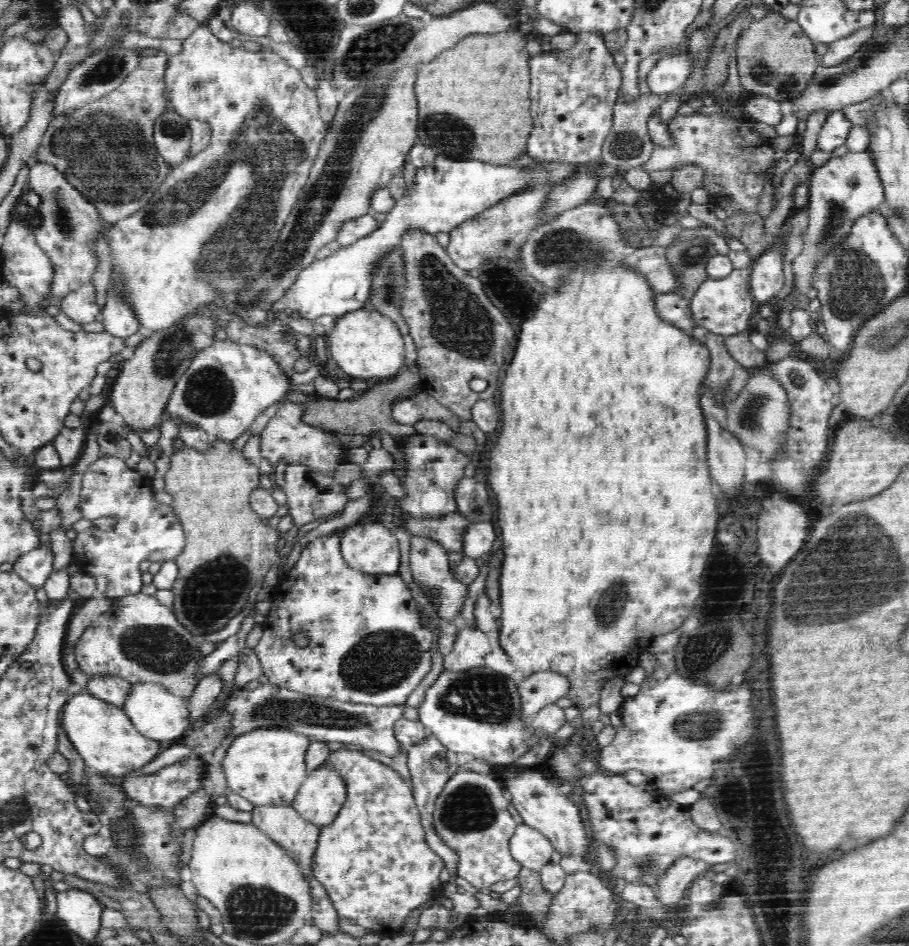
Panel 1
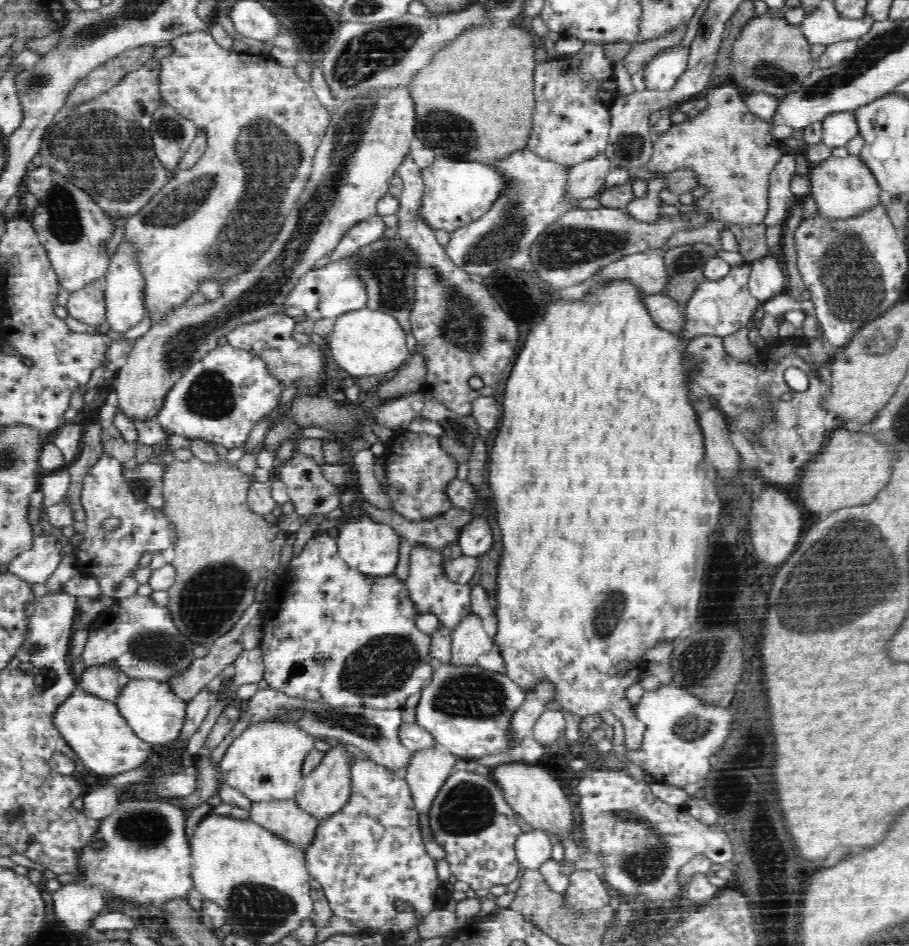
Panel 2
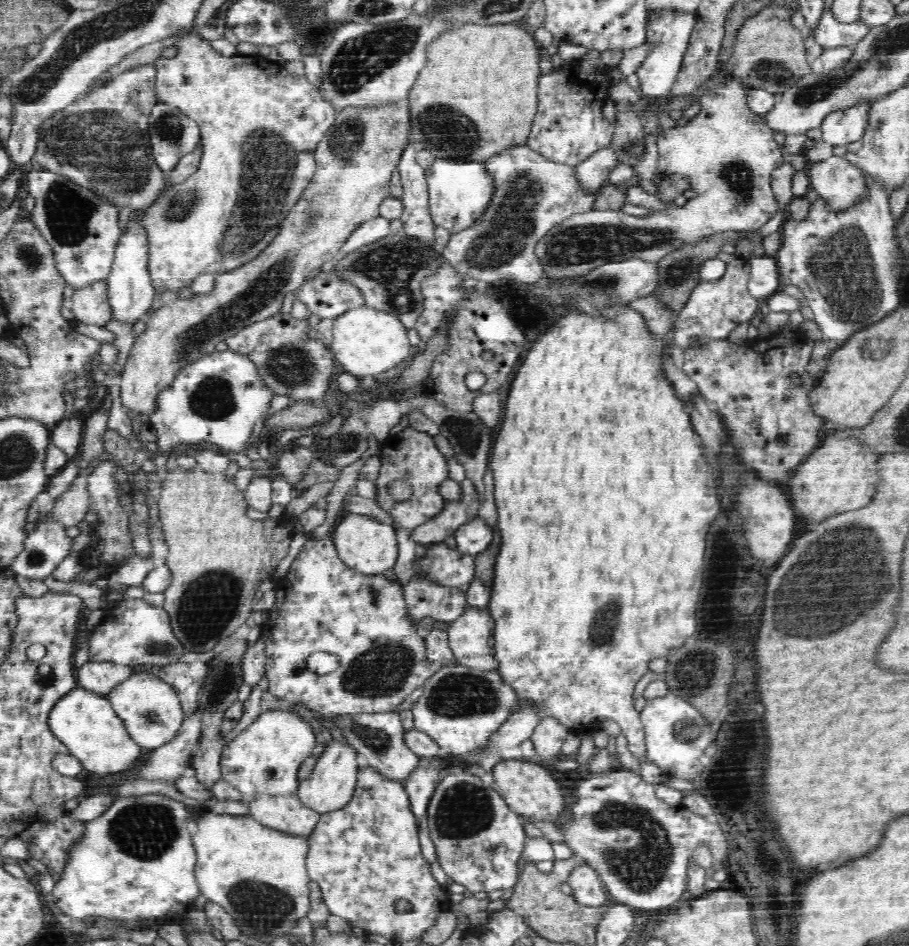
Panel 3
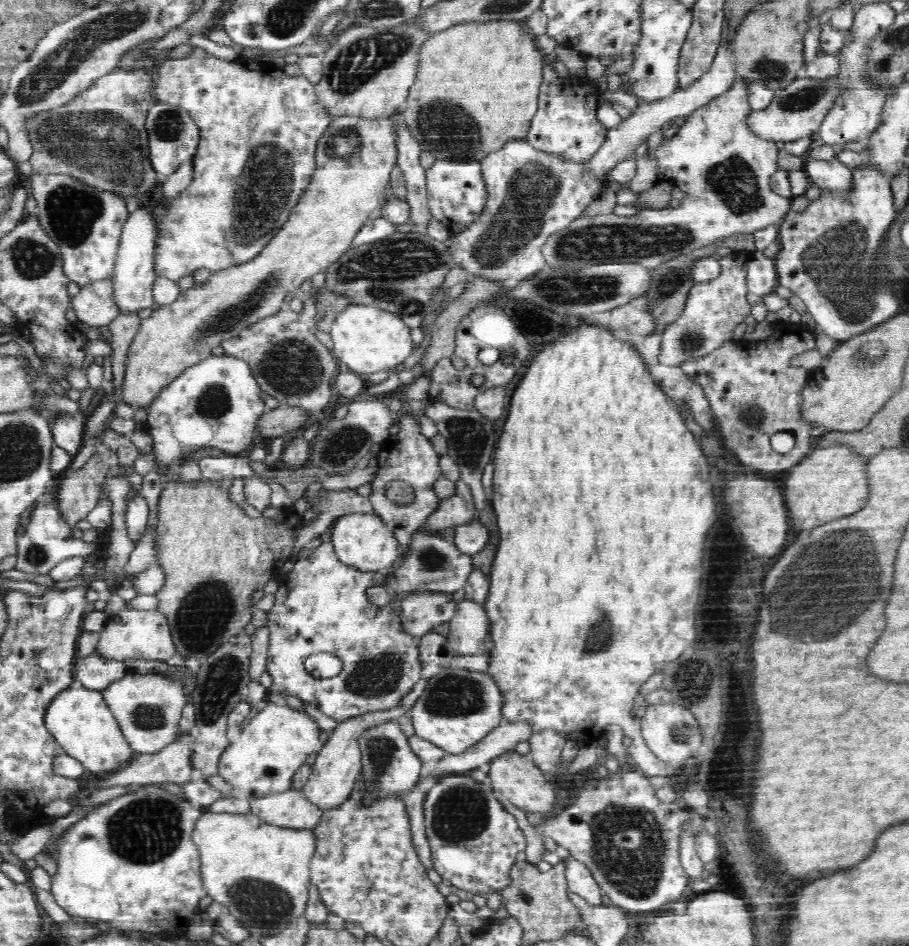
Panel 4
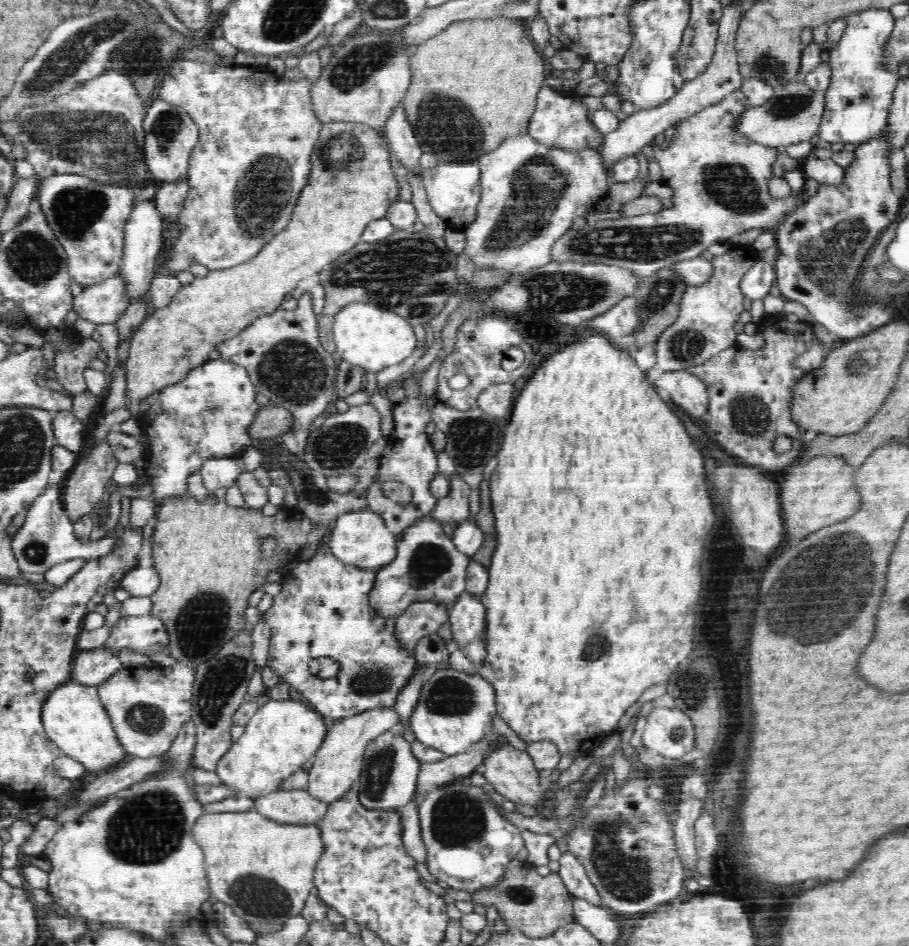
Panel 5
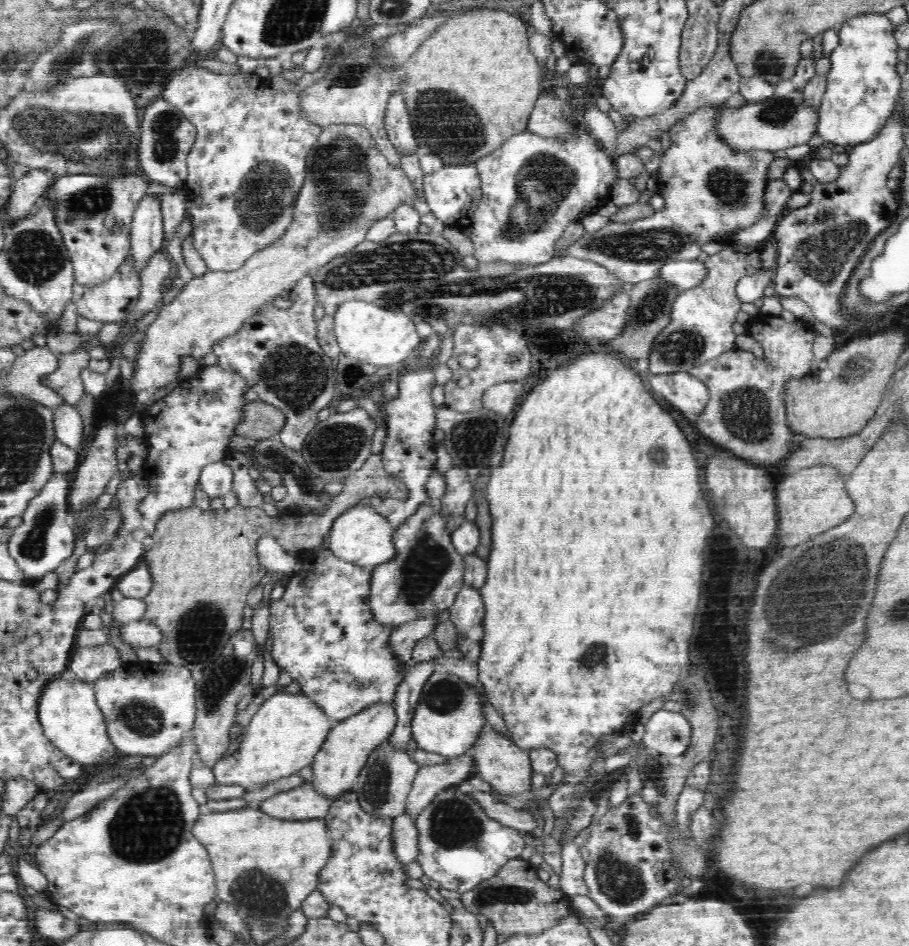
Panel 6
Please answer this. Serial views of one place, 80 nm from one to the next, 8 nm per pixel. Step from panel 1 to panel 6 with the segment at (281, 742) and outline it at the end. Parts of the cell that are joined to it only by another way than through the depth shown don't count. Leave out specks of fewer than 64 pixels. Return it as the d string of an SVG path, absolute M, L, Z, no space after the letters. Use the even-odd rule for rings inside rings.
M285 690L274 693L258 707L244 728L236 754L223 756L214 766L216 785L238 785L250 791L264 789L280 778L297 774L304 767L312 766L333 725L334 721L304 693L291 694Z

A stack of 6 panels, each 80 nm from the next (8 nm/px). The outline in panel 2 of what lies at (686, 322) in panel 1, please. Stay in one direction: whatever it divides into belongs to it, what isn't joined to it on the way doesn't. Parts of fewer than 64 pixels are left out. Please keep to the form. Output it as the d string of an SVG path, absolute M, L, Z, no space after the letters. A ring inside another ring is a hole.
M660 293L648 295L645 298L645 304L649 308L650 317L662 330L674 331L674 334L680 334L680 331L683 331L684 322L686 322L684 305L678 305L674 299Z

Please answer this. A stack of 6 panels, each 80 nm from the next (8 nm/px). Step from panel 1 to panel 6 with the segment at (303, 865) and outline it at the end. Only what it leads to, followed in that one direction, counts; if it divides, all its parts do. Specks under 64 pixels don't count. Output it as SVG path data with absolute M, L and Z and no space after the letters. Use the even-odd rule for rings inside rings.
M310 783L287 792L272 795L259 809L283 821L312 821L324 819L334 800L321 796Z

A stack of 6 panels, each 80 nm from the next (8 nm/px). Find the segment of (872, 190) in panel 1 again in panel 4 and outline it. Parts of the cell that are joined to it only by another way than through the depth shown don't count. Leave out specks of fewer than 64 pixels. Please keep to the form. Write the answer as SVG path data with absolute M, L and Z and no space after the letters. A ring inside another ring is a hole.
M835 157L827 161L806 159L803 171L822 190L832 190L832 193L846 193L852 188L852 167L842 164Z

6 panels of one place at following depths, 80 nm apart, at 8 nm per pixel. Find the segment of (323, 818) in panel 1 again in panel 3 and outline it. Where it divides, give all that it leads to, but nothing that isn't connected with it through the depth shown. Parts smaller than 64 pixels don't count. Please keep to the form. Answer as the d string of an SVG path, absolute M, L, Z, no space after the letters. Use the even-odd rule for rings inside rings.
M338 740L325 745L310 777L299 784L297 790L299 802L321 815L342 809L353 798L357 772L361 763L360 756L352 745L346 745L346 742Z

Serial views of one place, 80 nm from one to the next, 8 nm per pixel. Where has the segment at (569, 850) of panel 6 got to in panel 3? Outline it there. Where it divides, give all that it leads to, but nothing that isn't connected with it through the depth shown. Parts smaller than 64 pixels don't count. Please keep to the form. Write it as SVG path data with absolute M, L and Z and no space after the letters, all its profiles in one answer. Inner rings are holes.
M584 863L572 870L567 878L567 883L573 890L571 892L573 898L581 906L600 907L608 905L607 889L590 865Z

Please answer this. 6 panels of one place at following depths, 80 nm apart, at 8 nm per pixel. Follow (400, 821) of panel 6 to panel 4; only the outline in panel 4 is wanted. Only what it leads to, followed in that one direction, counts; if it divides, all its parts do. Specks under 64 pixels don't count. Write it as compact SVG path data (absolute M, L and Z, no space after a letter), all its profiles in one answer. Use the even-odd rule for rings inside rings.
M417 784L415 788L404 796L404 807L410 823L410 839L412 846L423 865L430 869L432 867L433 851L426 837L425 818L423 815L424 800L426 800L426 791L421 790Z

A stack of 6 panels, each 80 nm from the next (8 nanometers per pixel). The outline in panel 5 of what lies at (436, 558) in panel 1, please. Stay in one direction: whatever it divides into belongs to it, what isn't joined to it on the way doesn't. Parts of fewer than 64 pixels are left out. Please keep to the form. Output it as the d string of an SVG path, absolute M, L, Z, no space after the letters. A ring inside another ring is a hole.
M414 602L402 616L396 618L396 634L402 645L412 651L421 638L436 633L448 620L446 604Z

